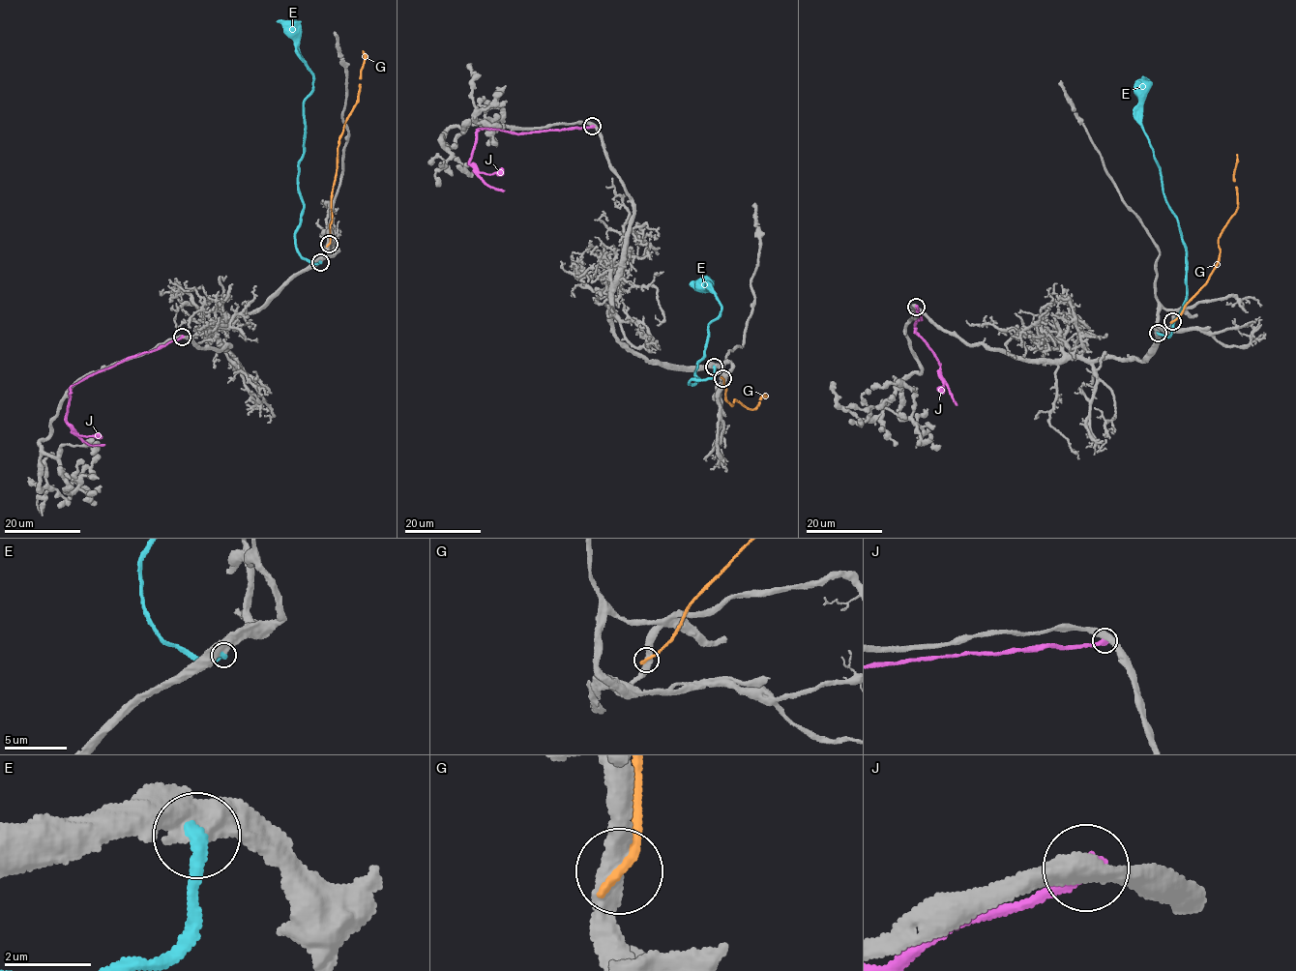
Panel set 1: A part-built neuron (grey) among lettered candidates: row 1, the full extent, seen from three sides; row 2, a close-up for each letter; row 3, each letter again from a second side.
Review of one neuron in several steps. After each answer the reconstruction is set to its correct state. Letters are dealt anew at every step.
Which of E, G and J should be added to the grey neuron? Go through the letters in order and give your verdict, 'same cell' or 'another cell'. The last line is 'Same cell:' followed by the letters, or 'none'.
E: another cell
G: another cell
J: another cell
Same cell: none

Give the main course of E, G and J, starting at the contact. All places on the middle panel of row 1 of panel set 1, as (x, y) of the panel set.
E: (714, 367), (711, 378), (689, 383), (698, 379), (695, 373), (708, 324), (721, 306), (709, 288), (690, 283)
G: (722, 378), (726, 400), (732, 405), (734, 399), (754, 408), (765, 394)
J: (592, 126), (517, 133), (479, 130), (469, 164), (486, 185), (505, 191)

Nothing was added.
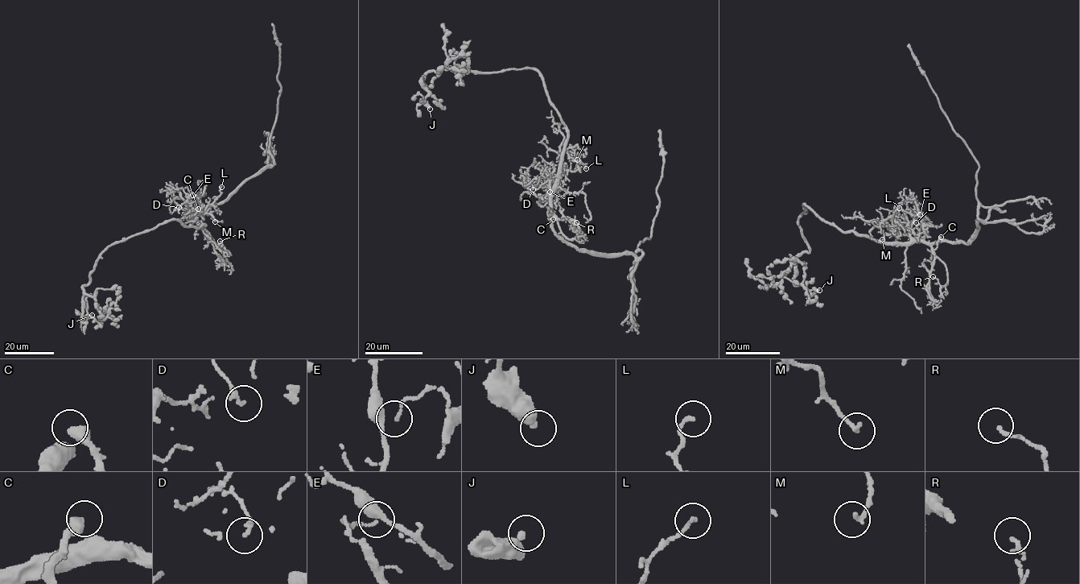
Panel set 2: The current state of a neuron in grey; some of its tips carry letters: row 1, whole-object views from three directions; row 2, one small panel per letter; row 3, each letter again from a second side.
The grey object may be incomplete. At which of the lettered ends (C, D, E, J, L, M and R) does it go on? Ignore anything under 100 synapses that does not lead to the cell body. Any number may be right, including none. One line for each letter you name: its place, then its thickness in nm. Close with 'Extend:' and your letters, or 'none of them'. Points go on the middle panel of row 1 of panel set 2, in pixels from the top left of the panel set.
Extend: none of them

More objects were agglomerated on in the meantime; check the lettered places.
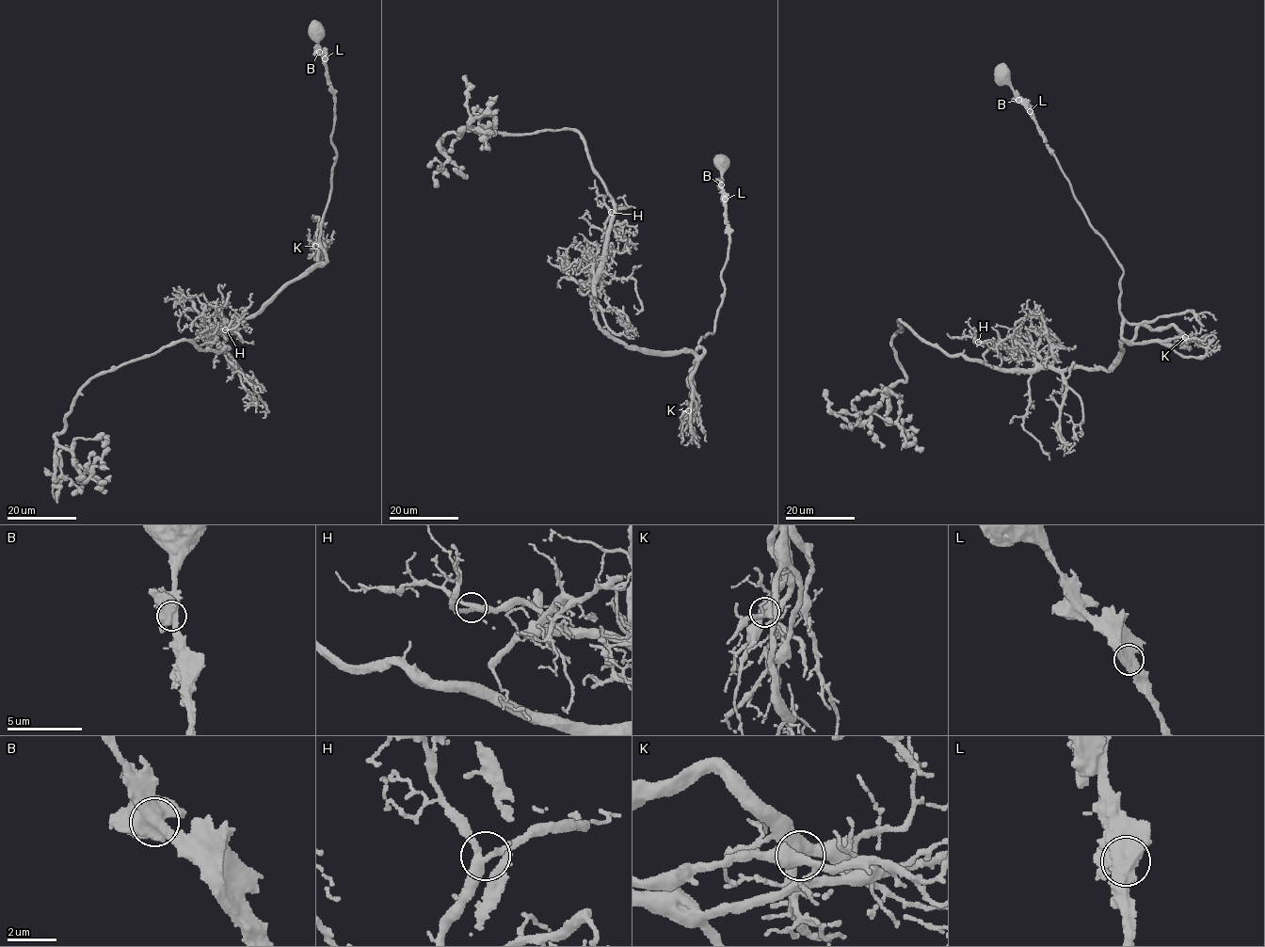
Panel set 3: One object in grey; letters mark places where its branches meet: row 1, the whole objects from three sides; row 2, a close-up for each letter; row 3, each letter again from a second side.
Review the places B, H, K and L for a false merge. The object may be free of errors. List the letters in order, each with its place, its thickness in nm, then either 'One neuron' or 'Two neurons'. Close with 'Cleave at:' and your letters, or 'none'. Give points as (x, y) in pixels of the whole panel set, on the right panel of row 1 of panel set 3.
B: Place: (1018, 100). Thickness 600 nm. One neuron
H: Place: (978, 342). Thickness 320 nm. One neuron
K: Place: (1185, 337). Thickness 460 nm. One neuron
L: Place: (1030, 111). Thickness 700 nm. One neuron
Cleave at: none

